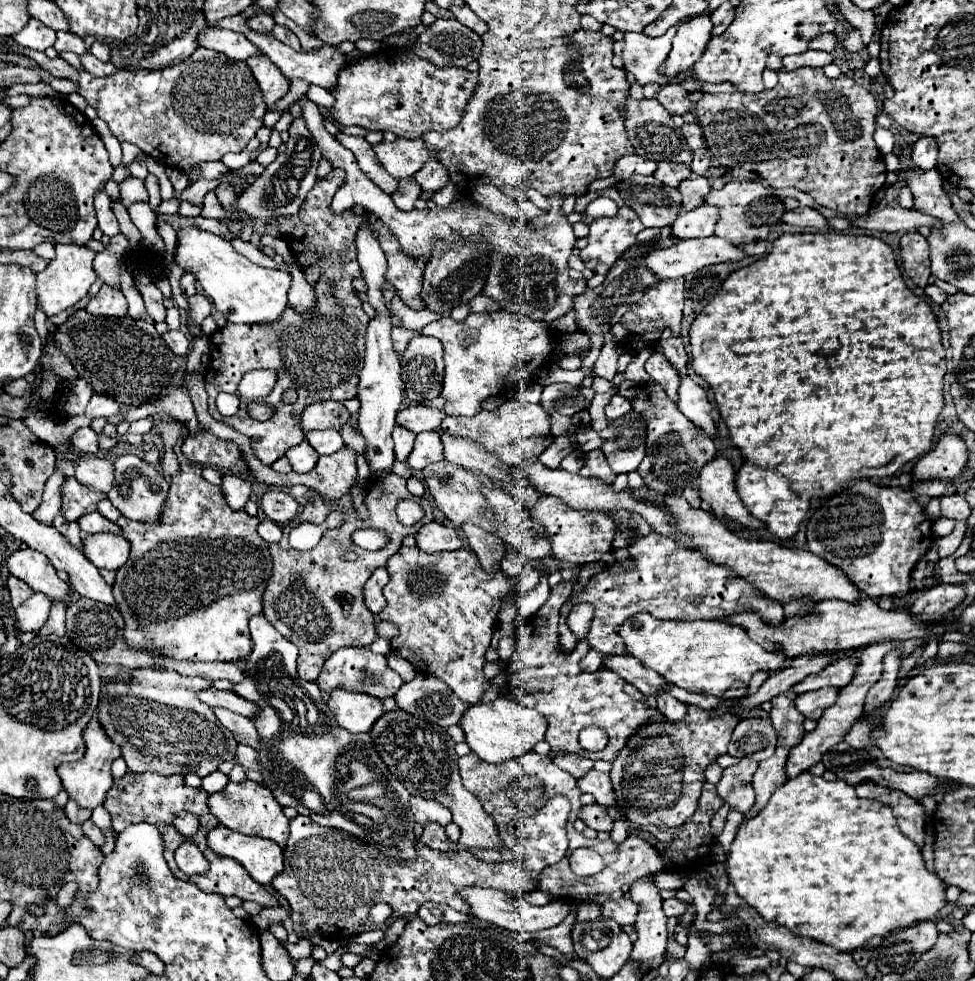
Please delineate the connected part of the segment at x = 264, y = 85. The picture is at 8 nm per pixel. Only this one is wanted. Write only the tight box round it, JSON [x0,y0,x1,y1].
[248,55,290,109]

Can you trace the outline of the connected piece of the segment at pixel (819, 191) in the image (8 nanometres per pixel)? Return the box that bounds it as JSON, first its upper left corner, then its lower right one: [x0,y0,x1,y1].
[696,63,888,215]

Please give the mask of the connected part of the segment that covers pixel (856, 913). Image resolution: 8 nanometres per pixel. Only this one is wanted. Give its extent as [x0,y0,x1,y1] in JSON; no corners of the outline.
[728,771,948,951]

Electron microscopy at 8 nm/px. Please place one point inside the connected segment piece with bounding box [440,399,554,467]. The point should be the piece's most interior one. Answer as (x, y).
(517, 432)

